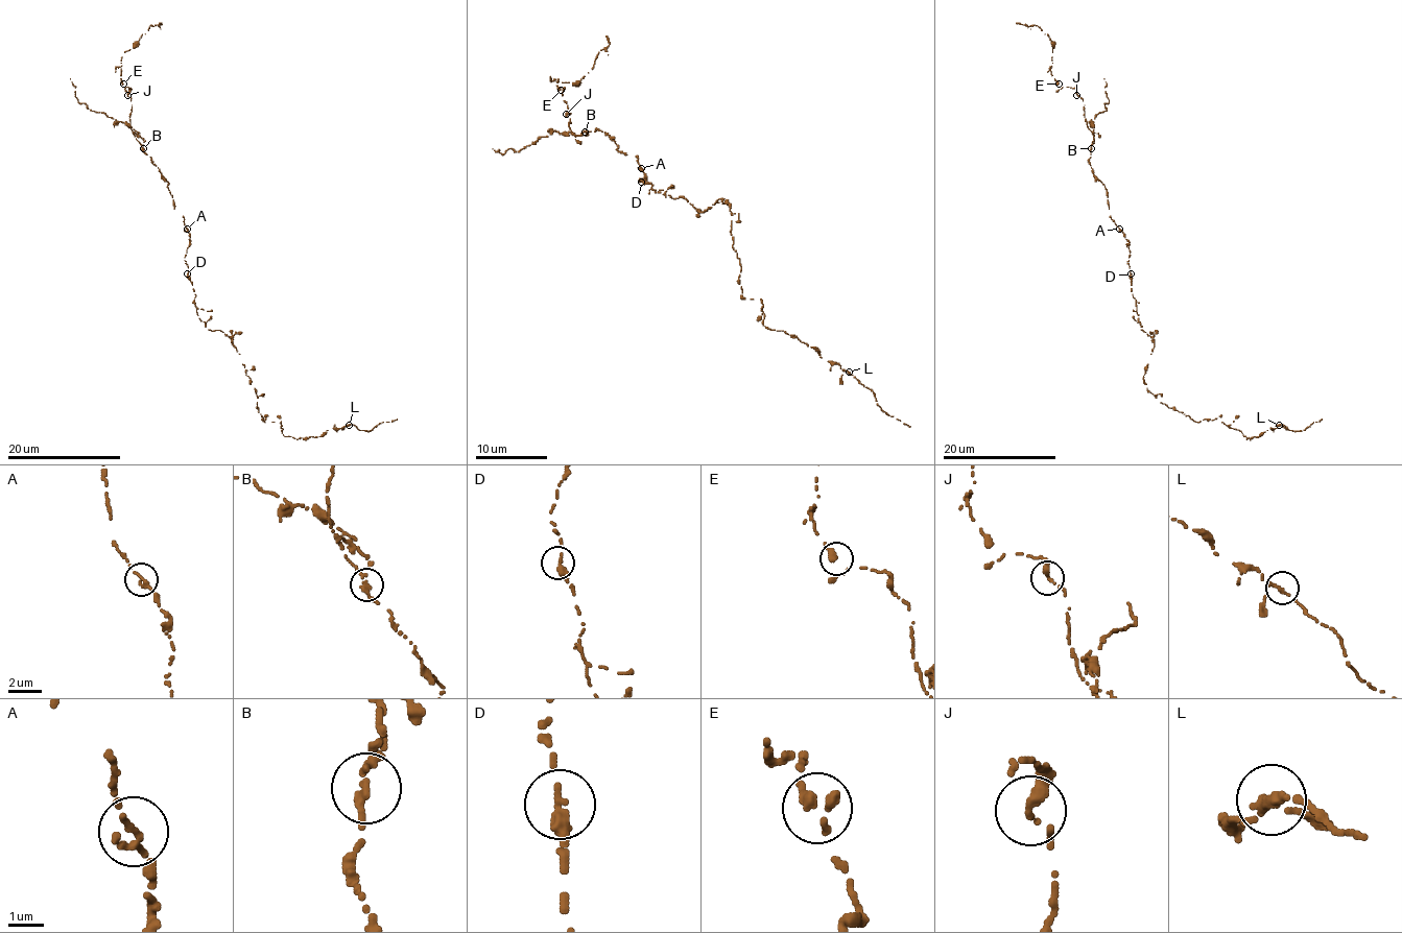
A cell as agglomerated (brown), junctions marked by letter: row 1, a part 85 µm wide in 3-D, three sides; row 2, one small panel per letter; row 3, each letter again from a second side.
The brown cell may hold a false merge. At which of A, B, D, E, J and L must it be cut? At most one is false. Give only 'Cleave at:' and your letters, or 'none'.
Cleave at: B

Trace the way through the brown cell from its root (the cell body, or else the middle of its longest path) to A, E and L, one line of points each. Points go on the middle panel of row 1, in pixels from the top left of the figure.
A: (650, 189), (652, 184), (638, 181), (641, 182), (645, 178), (641, 168)
E: (650, 189), (638, 181), (645, 178), (638, 157), (620, 153), (609, 135), (569, 129), (561, 90)
L: (650, 189), (683, 196), (699, 213), (719, 198), (728, 204), (742, 297), (761, 300), (766, 328), (849, 372)

